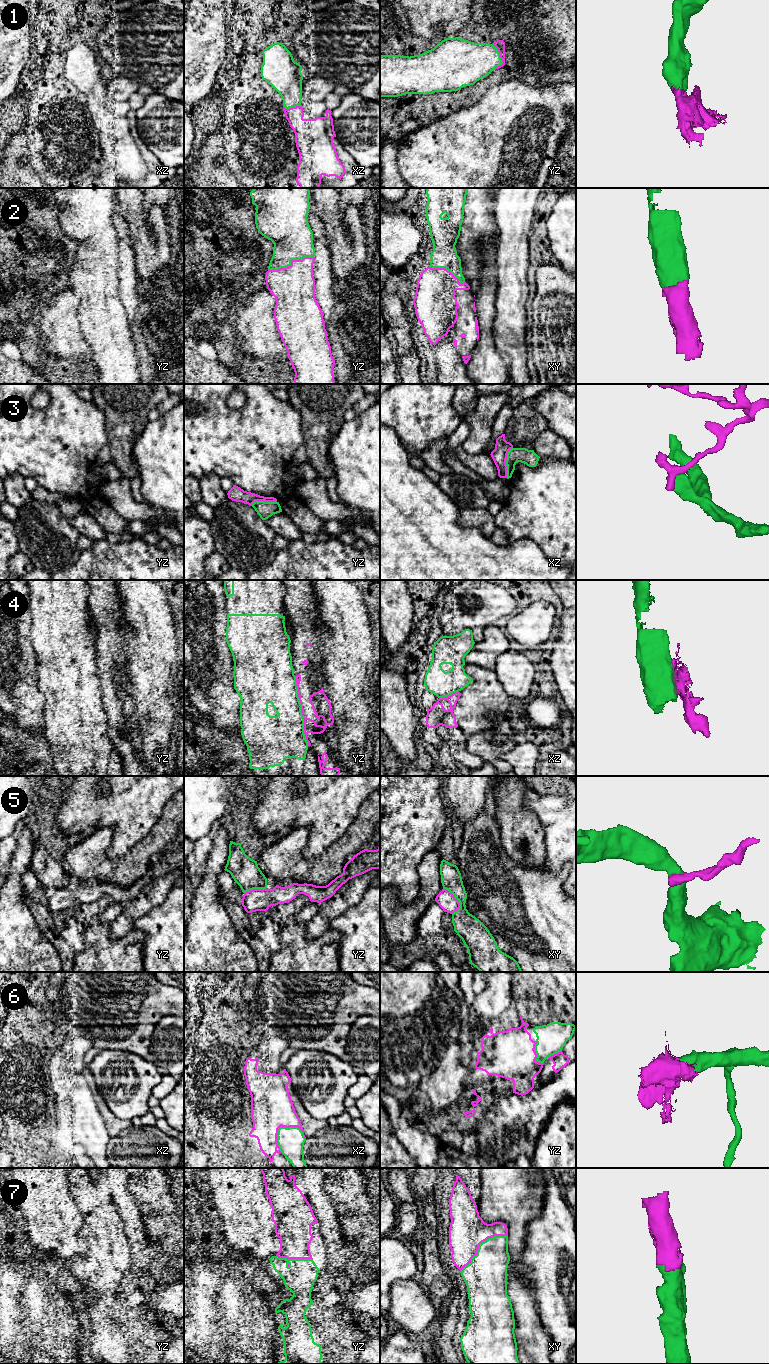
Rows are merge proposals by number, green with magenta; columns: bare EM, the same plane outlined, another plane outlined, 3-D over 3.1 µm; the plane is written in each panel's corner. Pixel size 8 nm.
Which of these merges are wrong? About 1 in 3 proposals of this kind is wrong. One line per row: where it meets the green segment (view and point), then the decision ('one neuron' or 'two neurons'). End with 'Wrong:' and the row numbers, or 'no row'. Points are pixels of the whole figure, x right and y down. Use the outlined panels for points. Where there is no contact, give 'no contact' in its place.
1: contact yz (499, 57); one neuron
2: contact yz (290, 263); one neuron
3: contact xz (506, 462); one neuron
4: contact yz (300, 711); two neurons
5: contact xy (457, 899); two neurons
6: contact xz (278, 1130); one neuron
7: contact xy (479, 1245); one neuron
Wrong: 4, 5

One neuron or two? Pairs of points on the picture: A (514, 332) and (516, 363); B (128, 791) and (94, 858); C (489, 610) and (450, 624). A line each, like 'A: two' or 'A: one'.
A: one
B: two
C: one

